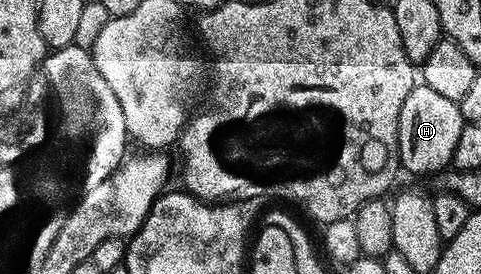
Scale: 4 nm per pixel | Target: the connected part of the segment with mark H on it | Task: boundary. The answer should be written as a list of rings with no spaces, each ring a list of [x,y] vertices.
[[[415,83],[414,89],[404,98],[398,127],[398,162],[410,172],[438,172],[451,167],[454,151],[460,142],[463,126],[459,101],[444,98],[427,84]]]

